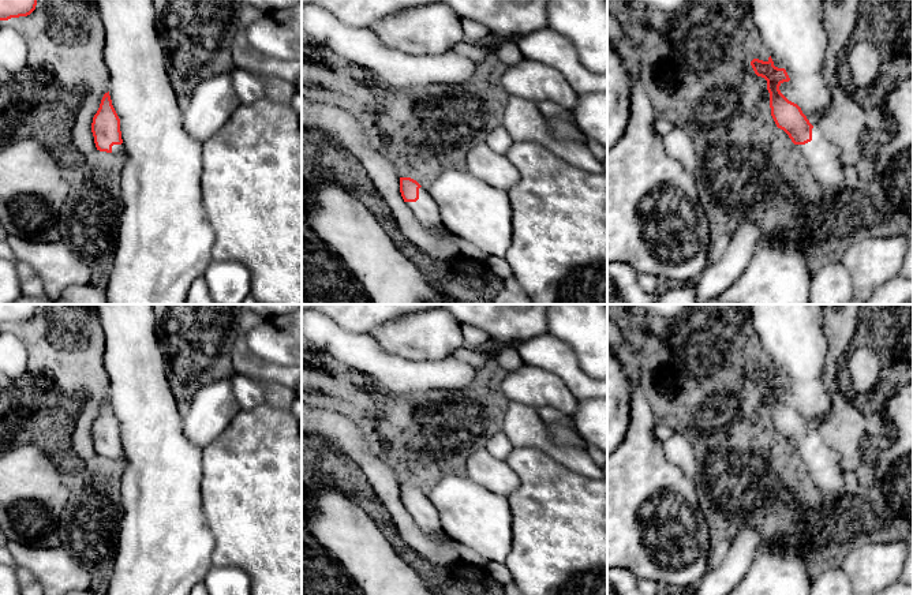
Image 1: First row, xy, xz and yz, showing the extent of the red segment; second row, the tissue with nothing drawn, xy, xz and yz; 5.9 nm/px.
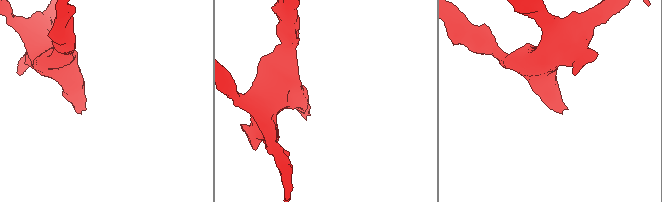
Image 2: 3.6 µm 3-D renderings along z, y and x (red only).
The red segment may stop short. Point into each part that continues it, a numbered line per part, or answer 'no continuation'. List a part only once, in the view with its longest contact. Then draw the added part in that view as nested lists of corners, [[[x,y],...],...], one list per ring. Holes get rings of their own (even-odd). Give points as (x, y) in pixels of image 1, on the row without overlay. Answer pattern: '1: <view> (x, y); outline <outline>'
1: yz (824, 466); outline [[[817,431],[812,434],[812,446],[796,453],[802,459],[813,483],[824,495],[843,491],[846,469],[842,467],[839,454],[826,445]]]

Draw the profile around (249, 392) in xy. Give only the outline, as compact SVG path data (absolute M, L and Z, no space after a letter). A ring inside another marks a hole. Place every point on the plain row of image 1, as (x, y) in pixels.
M235 373L231 383L240 411L250 411L265 403L265 388L257 378Z

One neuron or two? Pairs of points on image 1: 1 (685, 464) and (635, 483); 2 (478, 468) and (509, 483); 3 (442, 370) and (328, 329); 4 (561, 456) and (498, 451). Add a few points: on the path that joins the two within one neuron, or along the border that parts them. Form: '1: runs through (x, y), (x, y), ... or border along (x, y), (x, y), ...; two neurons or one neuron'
1: border along (661, 442), (663, 456), (692, 481); two neurons
2: runs through (486, 470), (501, 479); one neuron
3: runs through (414, 371), (392, 371), (356, 351); one neuron
4: border along (502, 430), (515, 446); two neurons

